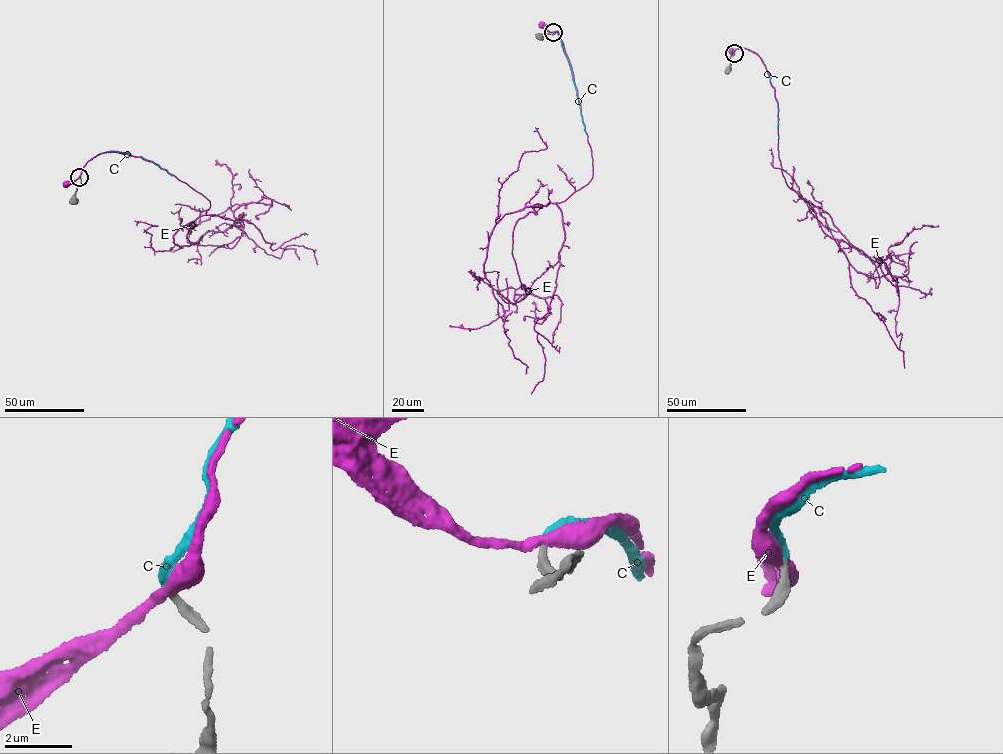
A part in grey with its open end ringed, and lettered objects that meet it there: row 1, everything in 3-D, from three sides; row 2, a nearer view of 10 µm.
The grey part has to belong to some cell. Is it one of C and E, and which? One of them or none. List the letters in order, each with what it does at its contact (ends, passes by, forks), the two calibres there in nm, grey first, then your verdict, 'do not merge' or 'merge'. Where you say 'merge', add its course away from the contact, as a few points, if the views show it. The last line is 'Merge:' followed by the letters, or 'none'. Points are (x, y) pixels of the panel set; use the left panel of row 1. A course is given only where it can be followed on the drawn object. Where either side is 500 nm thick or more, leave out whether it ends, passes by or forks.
C: it ends; calibres 240 and 260 nm; merge; course (79, 177), (87, 162), (108, 152), (139, 156), (172, 175)
E: it passes by; calibres 280 and 360 nm; do not merge
Merge: C

